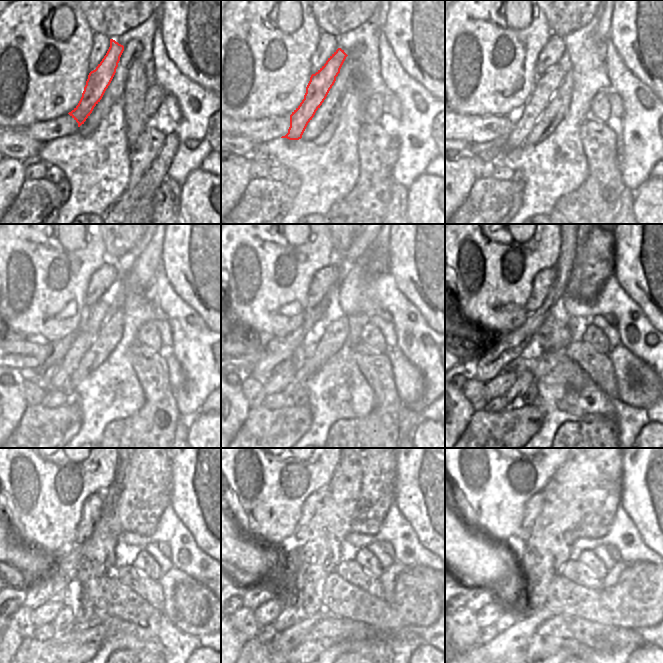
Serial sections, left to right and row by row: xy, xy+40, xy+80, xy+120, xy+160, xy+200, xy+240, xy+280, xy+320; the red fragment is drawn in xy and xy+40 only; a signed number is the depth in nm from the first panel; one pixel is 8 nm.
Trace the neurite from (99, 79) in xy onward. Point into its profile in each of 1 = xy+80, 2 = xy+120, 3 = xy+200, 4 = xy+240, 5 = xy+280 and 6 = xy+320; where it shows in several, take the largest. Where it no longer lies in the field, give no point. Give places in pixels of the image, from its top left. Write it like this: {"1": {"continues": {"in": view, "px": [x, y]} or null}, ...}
{"1": {"continues": {"in": "xy+80", "px": [546, 85]}}, "2": {"continues": {"in": "xy+120", "px": [93, 317]}}, "3": {"continues": {"in": "xy+200", "px": [498, 386]}}, "4": {"continues": {"in": "xy+240", "px": [44, 614]}}, "5": {"continues": {"in": "xy+280", "px": [266, 613]}}, "6": {"continues": {"in": "xy+320", "px": [488, 615]}}}

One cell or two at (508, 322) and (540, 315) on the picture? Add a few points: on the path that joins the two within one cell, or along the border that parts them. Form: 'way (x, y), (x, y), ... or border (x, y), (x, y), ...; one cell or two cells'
border (528, 314), (518, 327), (507, 332); two cells

